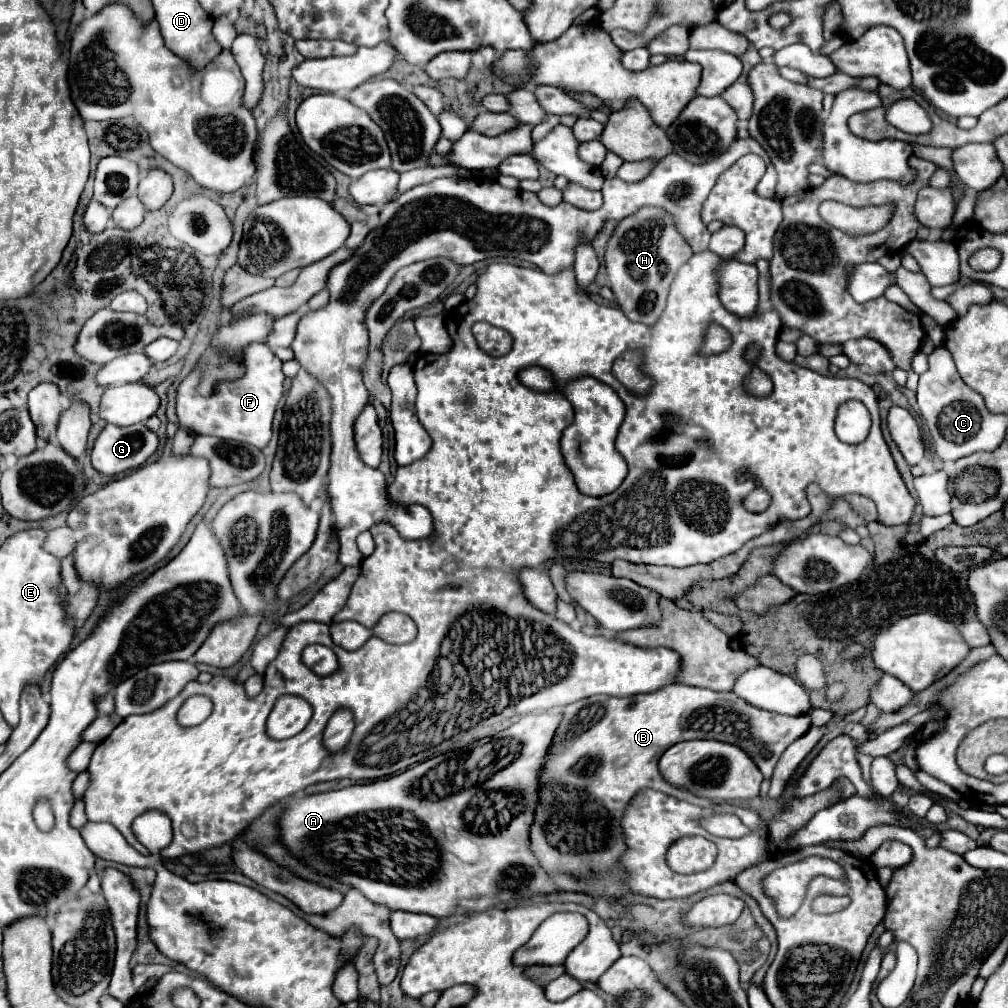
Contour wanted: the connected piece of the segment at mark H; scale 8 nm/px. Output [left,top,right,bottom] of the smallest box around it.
[605,206,691,324]

